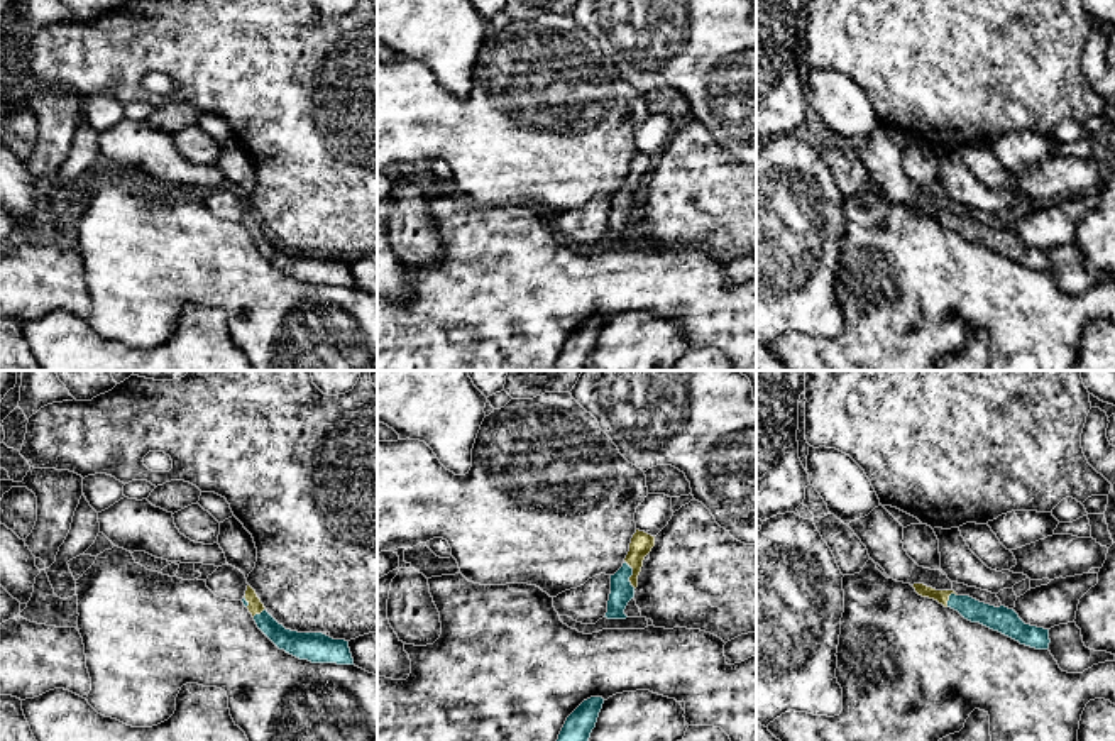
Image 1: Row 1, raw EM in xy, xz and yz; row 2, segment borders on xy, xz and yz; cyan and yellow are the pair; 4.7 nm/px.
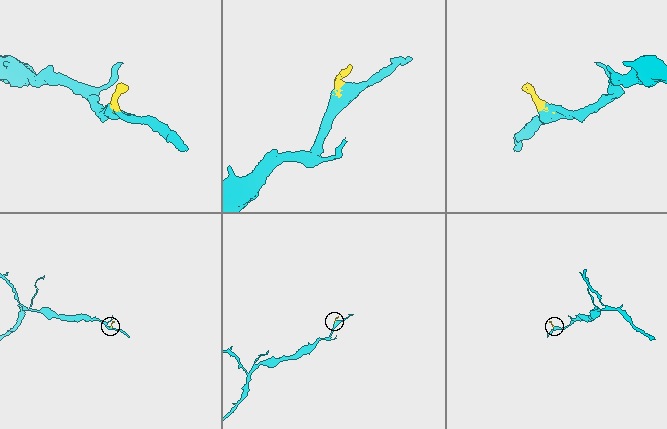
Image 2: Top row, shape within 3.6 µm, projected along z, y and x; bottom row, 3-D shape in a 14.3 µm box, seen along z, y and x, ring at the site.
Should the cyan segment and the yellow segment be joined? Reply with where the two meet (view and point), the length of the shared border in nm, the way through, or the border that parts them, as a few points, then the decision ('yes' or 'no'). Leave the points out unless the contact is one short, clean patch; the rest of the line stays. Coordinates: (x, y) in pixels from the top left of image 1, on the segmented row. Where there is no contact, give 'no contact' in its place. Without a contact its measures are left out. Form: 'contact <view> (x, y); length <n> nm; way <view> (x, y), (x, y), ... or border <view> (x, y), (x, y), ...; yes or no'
contact xz (631, 574); length 140 nm; way xz (621, 591), (623, 582), (631, 574), (633, 559), (642, 543); yes

